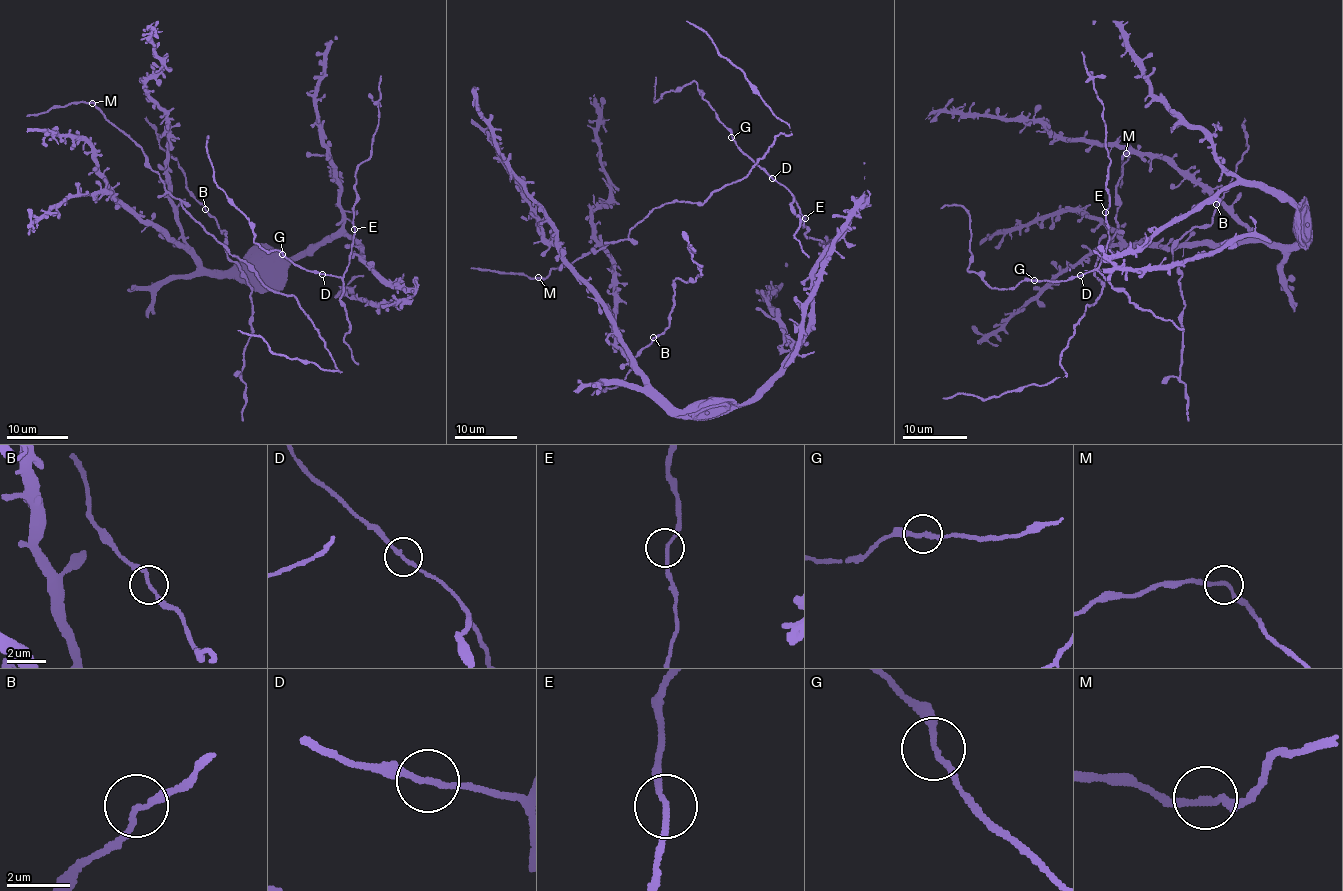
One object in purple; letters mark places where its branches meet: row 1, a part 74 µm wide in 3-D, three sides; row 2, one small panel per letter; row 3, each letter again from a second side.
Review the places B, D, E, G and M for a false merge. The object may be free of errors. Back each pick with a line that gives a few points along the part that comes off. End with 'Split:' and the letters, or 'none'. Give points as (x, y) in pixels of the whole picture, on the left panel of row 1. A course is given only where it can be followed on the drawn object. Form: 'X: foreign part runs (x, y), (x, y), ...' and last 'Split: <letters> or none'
Split: none

